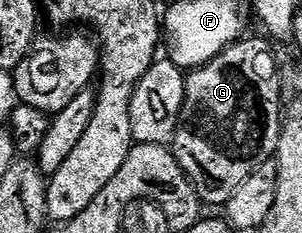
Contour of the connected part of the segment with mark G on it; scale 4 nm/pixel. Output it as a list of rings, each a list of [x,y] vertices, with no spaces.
[[[267,37],[248,38],[223,50],[214,60],[198,66],[187,75],[185,110],[182,125],[174,139],[174,153],[198,193],[201,203],[223,207],[250,180],[258,168],[269,165],[276,157],[280,132],[286,114],[280,111],[280,66],[276,63],[273,43]]]

